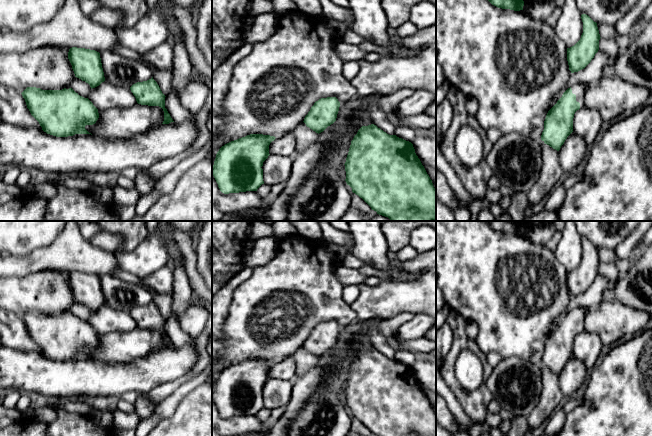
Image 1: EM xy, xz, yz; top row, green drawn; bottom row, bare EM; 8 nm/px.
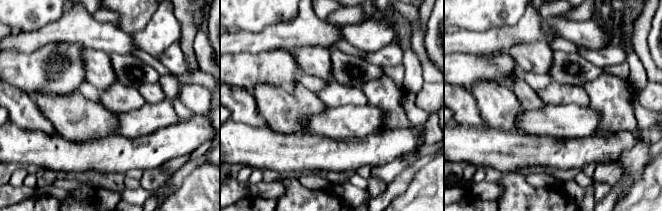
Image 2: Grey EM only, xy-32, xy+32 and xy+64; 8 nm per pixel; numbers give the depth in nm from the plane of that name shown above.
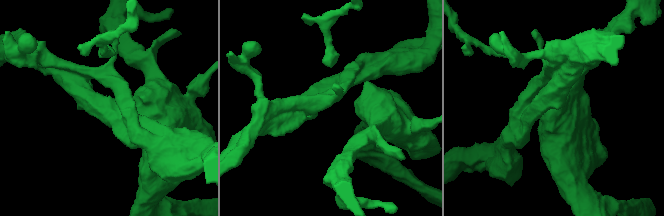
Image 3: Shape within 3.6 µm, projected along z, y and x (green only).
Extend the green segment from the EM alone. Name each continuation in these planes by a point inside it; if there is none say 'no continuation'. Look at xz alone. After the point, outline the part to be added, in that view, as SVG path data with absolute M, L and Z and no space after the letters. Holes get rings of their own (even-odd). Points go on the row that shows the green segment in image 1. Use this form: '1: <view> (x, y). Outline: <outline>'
1: xz (285, 145). Outline: M292 132L286 133L279 138L275 138L269 145L270 155L291 156L295 151L296 139Z

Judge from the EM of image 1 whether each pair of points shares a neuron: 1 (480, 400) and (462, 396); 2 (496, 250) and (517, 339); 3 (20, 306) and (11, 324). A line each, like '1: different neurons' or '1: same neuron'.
1: same neuron
2: same neuron
3: different neurons

